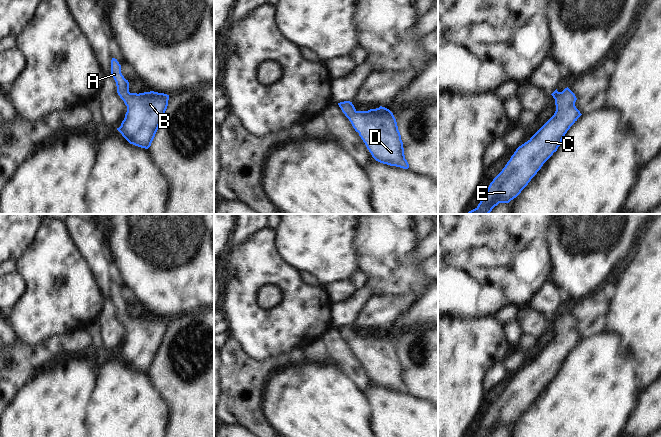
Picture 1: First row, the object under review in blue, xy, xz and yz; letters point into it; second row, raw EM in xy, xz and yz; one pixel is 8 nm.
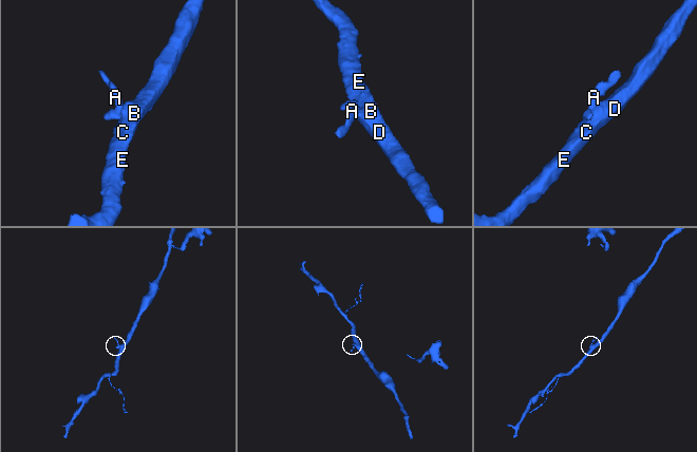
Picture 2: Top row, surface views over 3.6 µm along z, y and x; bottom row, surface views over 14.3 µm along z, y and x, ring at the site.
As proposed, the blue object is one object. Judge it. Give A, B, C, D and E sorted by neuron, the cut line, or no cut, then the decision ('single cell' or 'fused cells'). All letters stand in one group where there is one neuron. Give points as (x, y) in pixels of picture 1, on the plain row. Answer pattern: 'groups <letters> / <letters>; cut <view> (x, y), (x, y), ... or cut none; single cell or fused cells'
groups A B C D E; cut none; single cell

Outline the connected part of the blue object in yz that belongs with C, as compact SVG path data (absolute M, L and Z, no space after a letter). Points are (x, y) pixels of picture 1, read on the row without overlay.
M568 311L562 316L558 316L556 313L551 319L555 323L556 329L554 339L527 366L516 373L502 395L490 407L487 415L482 418L482 422L478 430L468 437L490 437L499 427L509 427L521 417L521 415L541 393L543 388L553 379L554 376L557 375L567 355L582 338L575 330L575 326L577 324L575 318Z

